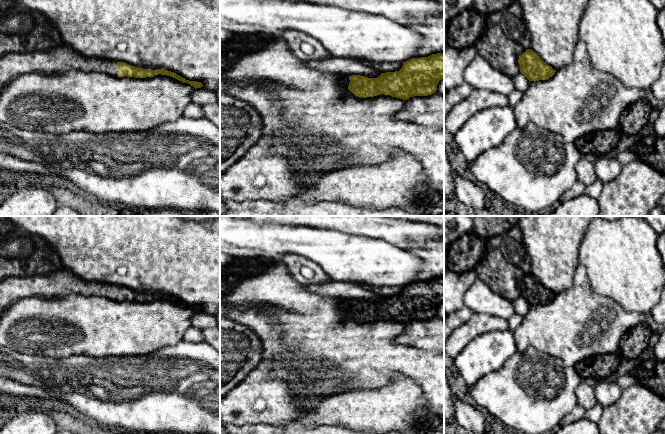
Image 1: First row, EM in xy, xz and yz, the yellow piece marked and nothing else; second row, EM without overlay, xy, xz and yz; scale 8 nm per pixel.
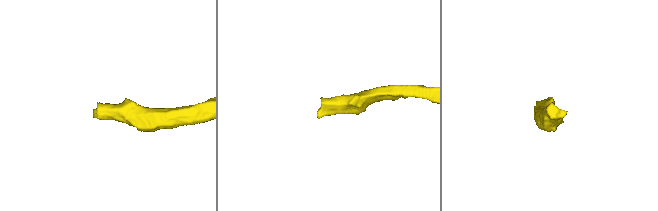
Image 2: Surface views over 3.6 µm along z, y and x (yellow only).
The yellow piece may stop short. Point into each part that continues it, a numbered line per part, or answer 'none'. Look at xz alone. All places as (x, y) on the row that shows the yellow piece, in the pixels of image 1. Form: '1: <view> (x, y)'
none

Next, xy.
1: xy (60, 59)

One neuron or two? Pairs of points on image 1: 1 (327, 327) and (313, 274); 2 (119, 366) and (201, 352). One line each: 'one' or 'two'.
1: two
2: one

